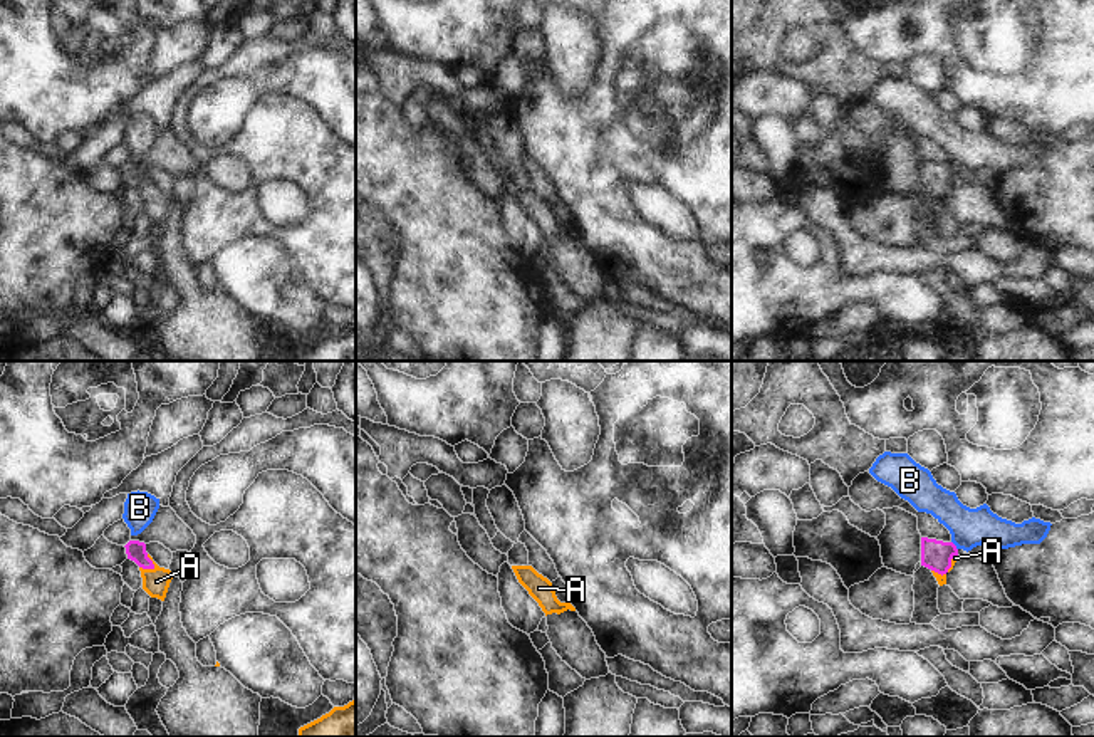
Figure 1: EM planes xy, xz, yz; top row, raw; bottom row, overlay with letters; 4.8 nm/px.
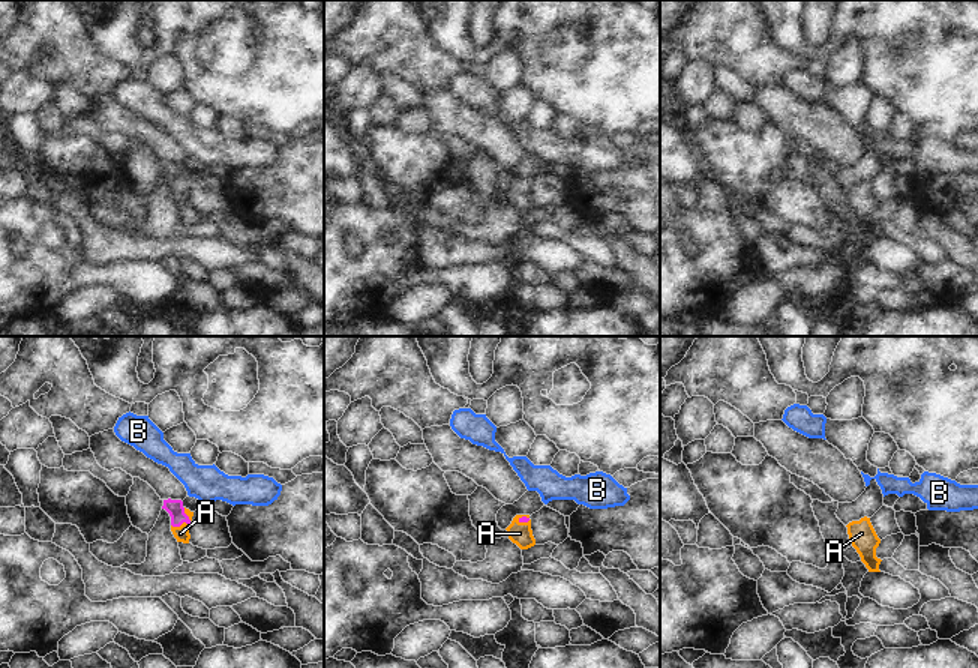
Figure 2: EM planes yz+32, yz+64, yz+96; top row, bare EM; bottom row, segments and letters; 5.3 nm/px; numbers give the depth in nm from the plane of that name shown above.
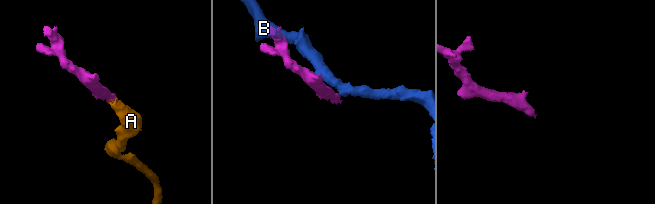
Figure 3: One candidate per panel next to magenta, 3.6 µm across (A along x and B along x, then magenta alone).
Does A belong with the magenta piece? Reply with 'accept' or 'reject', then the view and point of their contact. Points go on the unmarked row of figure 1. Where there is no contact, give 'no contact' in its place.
accept | xy (151, 187)

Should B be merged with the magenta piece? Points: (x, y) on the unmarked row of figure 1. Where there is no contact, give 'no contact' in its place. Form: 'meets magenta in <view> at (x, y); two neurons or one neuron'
meets magenta in yz at (955, 170); two neurons

